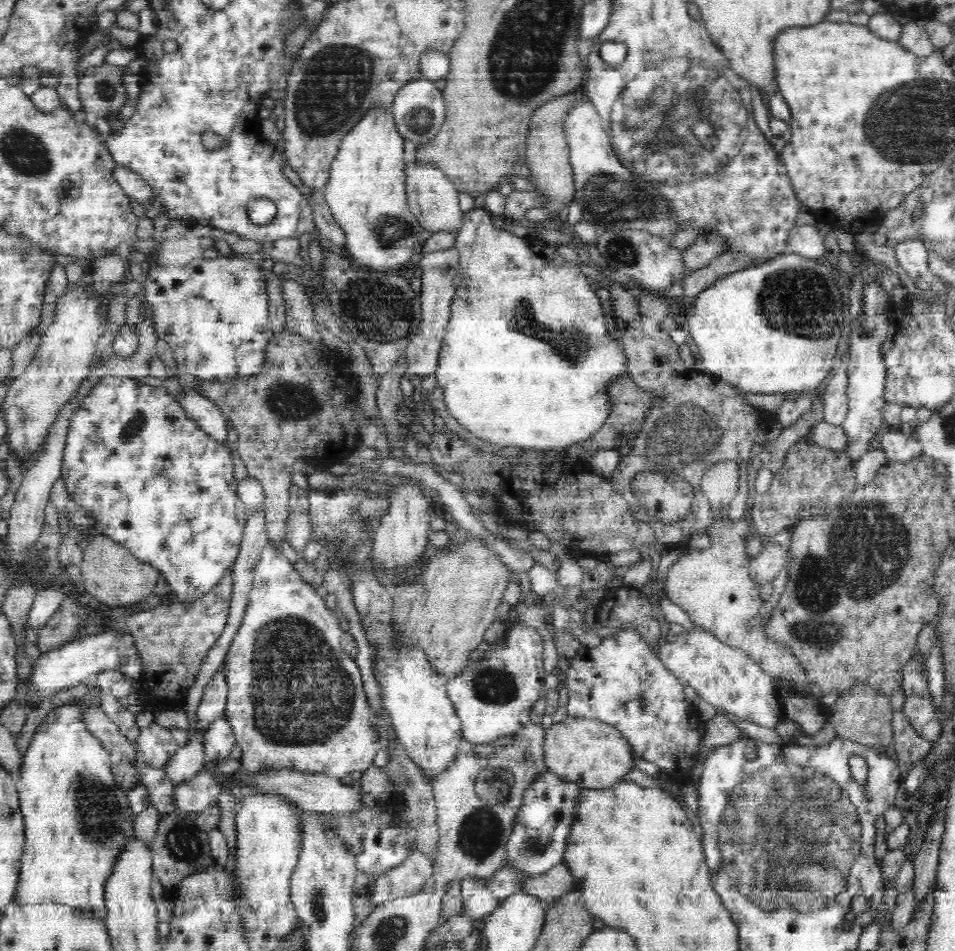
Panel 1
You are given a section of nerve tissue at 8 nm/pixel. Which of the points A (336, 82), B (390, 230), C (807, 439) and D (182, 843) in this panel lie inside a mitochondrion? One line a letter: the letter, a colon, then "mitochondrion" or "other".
A: mitochondrion
B: mitochondrion
C: other
D: mitochondrion

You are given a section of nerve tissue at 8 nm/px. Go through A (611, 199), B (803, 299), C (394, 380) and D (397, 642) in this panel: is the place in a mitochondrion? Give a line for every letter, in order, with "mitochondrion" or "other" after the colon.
A: mitochondrion
B: mitochondrion
C: other
D: other

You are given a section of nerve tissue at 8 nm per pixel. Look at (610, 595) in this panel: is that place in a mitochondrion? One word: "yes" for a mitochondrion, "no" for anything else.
no

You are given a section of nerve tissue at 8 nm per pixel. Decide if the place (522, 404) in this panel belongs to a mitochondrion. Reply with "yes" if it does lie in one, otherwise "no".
no

